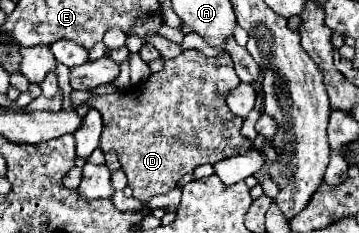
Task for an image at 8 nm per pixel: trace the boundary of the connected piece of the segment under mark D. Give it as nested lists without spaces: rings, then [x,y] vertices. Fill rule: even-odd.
[[[185,50],[179,58],[165,60],[161,72],[151,74],[145,84],[137,84],[125,94],[91,96],[89,92],[73,92],[71,100],[87,102],[101,112],[103,134],[99,148],[117,152],[133,196],[143,204],[139,214],[147,216],[149,198],[173,190],[199,164],[215,164],[251,150],[251,142],[241,134],[243,118],[227,108],[227,94],[239,82],[231,58],[207,58],[197,50]]]

